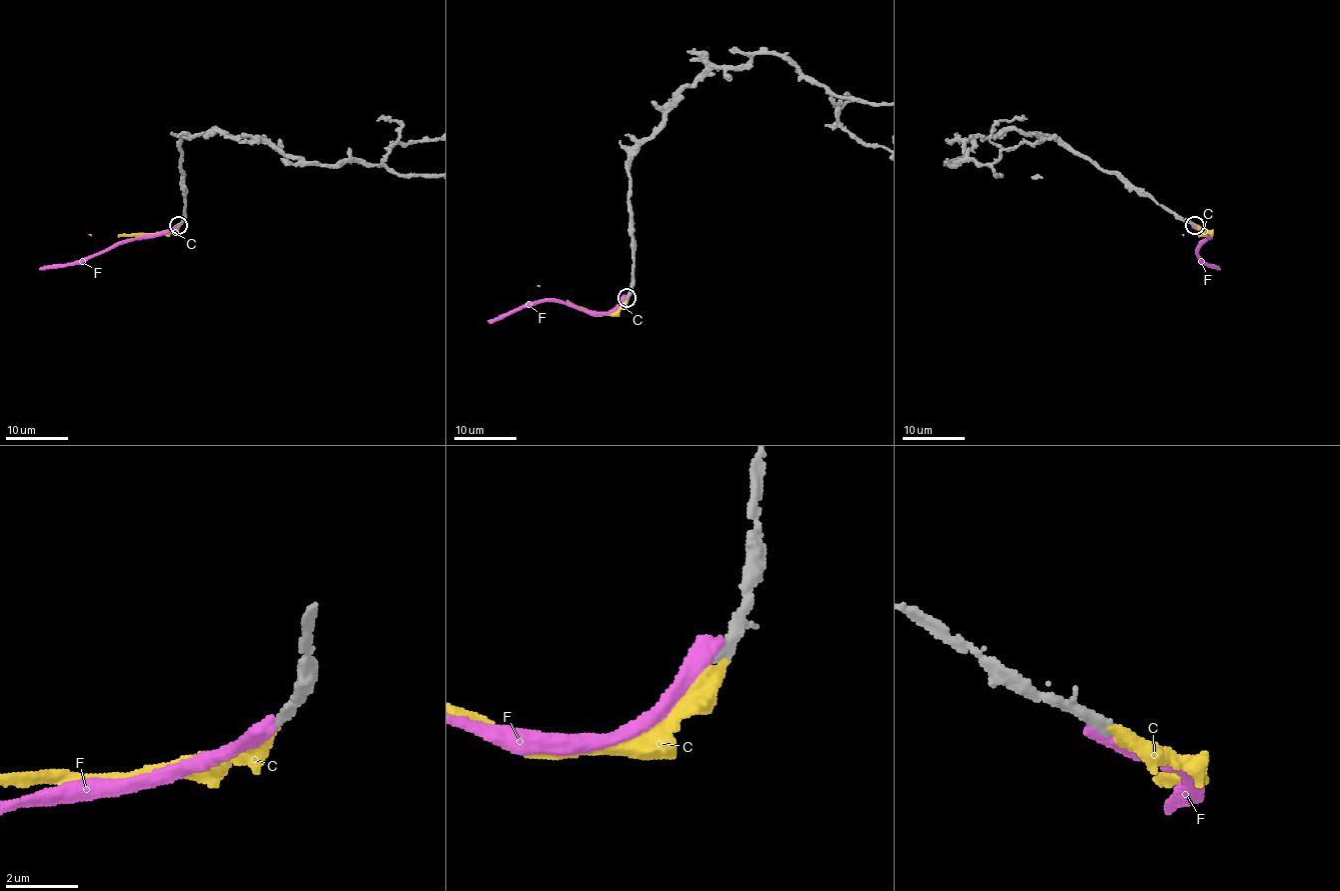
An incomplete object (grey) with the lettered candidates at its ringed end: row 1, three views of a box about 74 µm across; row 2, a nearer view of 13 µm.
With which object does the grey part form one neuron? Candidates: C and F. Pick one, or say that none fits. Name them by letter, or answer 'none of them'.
C

